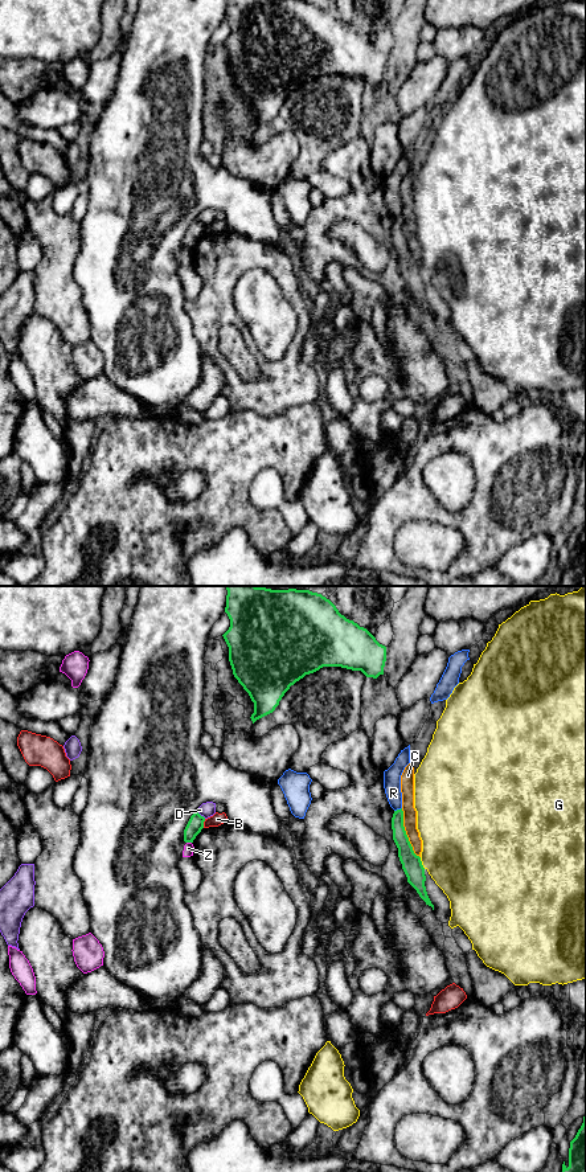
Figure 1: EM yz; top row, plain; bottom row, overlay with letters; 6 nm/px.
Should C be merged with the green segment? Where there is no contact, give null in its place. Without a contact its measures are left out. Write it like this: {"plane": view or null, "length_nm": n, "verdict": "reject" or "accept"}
{"plane": "yz", "length_nm": 320, "verdict": "accept"}

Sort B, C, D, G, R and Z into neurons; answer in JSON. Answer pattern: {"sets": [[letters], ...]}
{"sets": [["B"], ["C"], ["D"], ["G"], ["R", "Z"]]}

